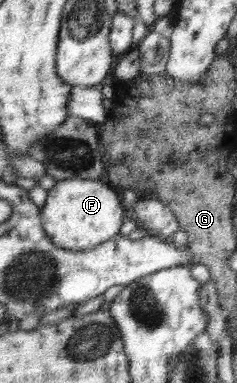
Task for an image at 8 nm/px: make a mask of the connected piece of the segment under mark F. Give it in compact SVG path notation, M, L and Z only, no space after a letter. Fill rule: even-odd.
M74 178L57 181L48 191L45 205L41 208L41 221L53 246L79 252L97 248L120 235L119 228L126 214L119 191L99 180Z

